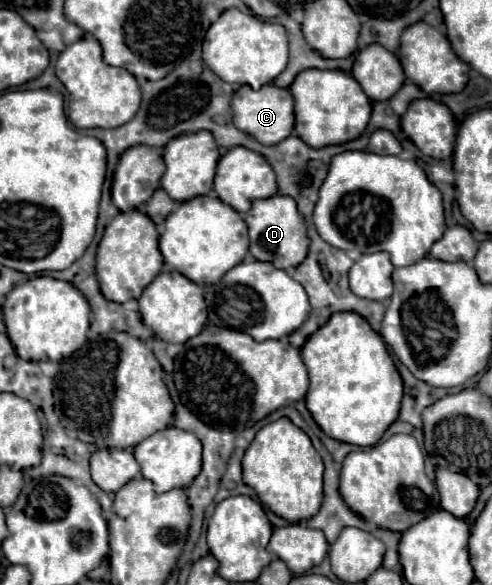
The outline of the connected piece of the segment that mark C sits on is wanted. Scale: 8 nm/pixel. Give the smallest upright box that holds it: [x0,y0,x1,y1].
[231,85,293,145]

